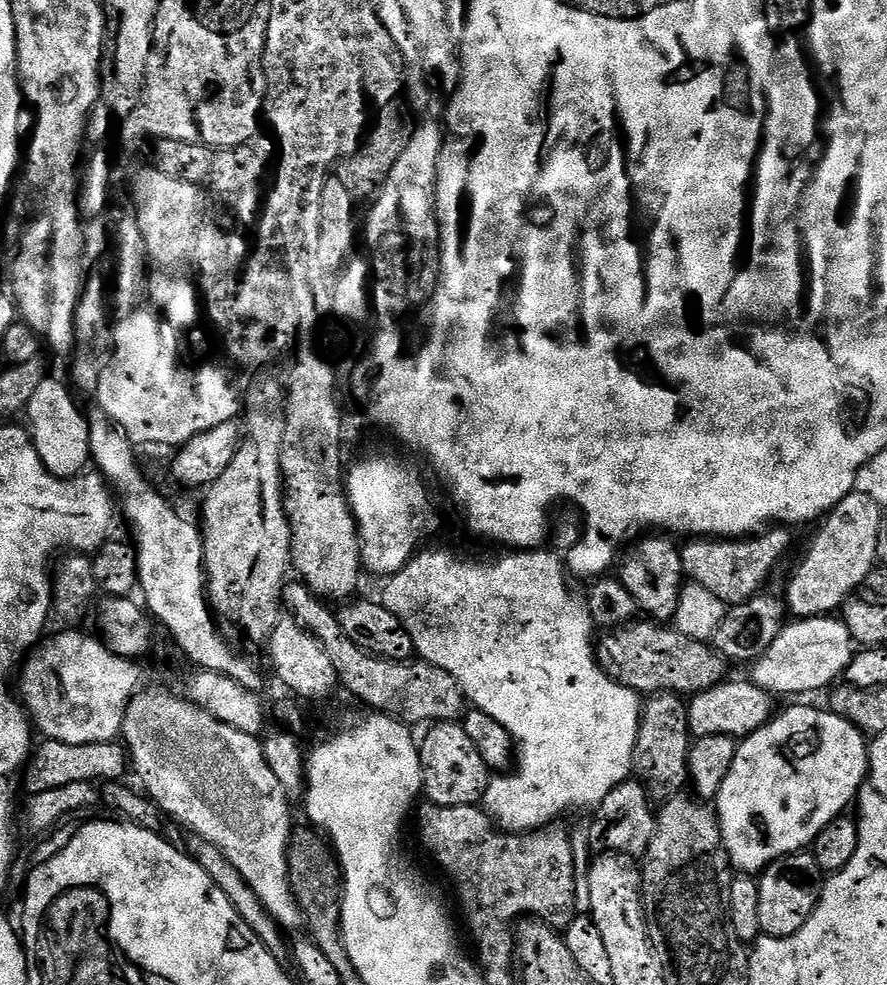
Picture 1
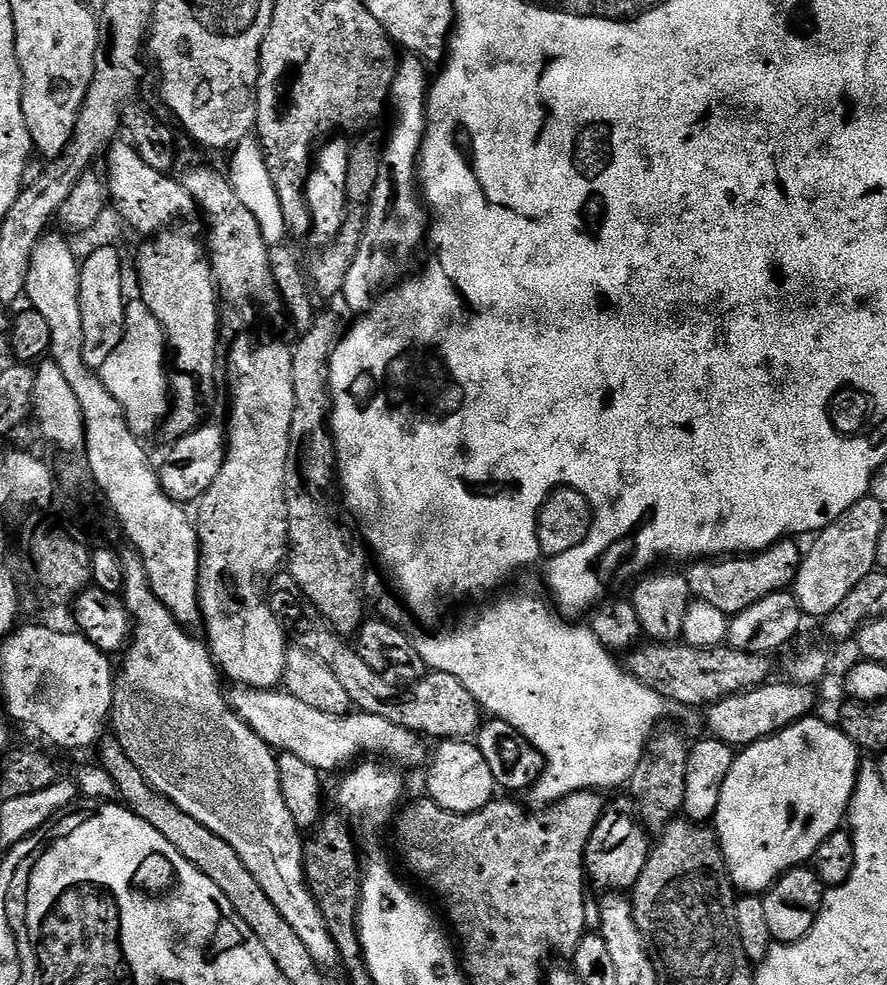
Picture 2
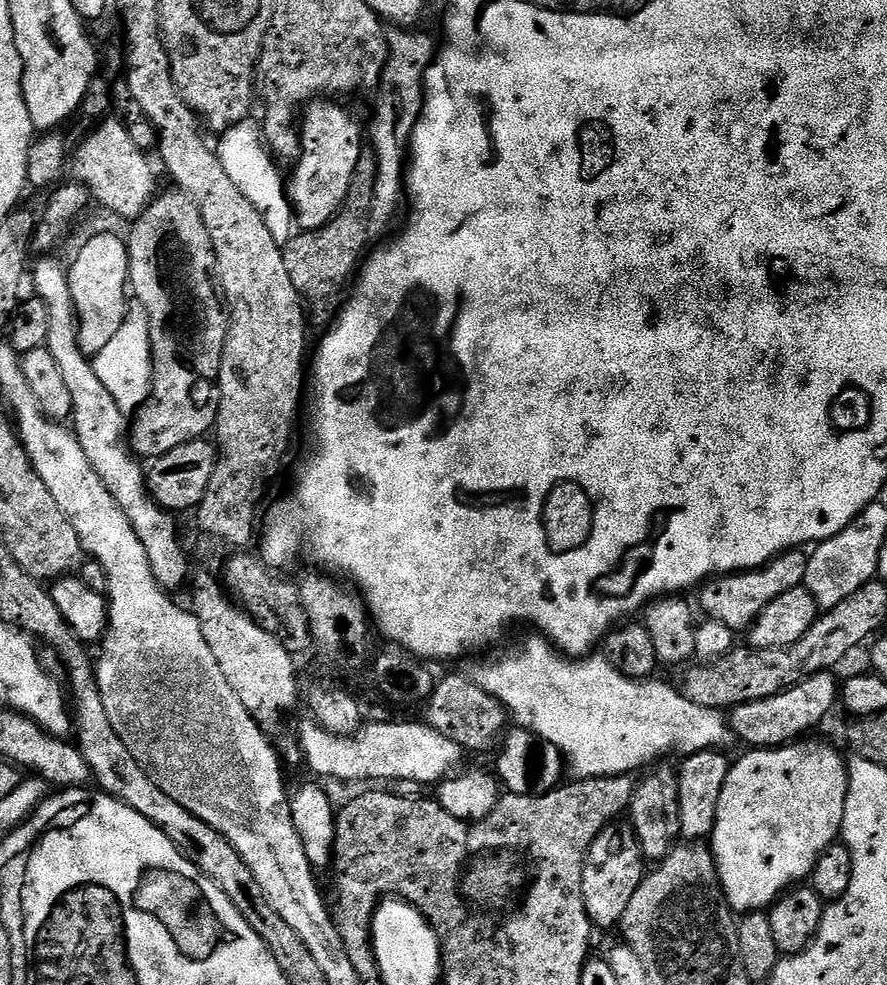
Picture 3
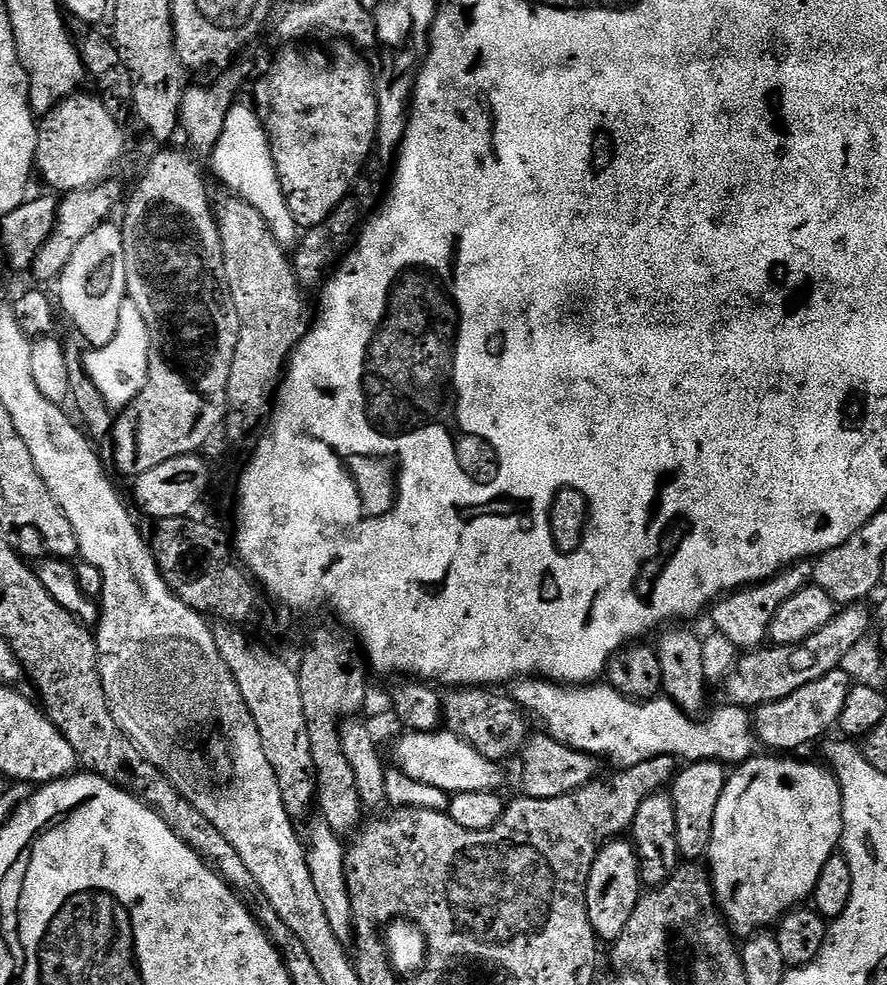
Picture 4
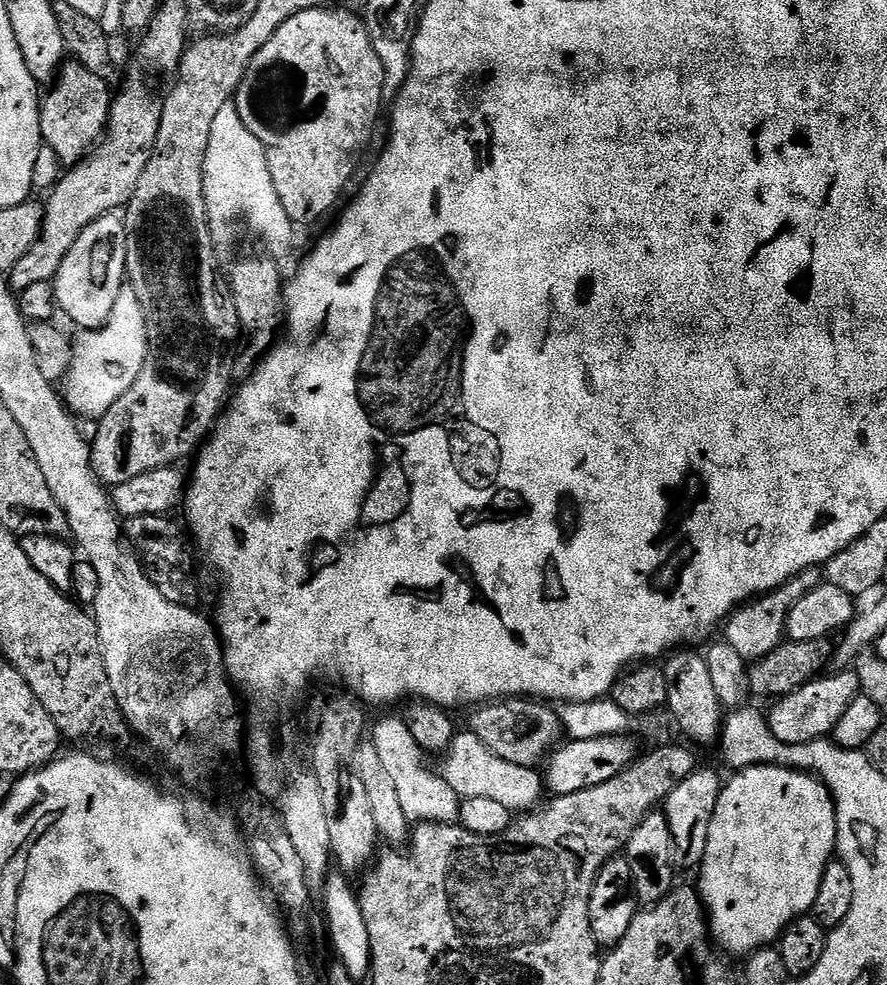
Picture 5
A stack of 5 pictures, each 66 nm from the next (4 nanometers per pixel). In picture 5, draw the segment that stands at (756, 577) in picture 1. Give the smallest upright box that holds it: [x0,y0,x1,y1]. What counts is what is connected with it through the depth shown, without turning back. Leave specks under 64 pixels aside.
[723,568,822,662]

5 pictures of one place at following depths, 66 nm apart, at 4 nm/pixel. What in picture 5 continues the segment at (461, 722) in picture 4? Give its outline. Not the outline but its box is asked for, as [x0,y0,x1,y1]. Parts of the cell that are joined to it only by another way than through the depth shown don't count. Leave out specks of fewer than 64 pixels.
[467,698,562,768]

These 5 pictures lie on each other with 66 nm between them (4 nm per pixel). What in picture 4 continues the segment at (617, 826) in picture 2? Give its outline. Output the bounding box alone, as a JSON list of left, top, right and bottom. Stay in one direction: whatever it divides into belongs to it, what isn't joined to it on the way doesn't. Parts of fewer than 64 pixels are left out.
[583,839,641,942]

